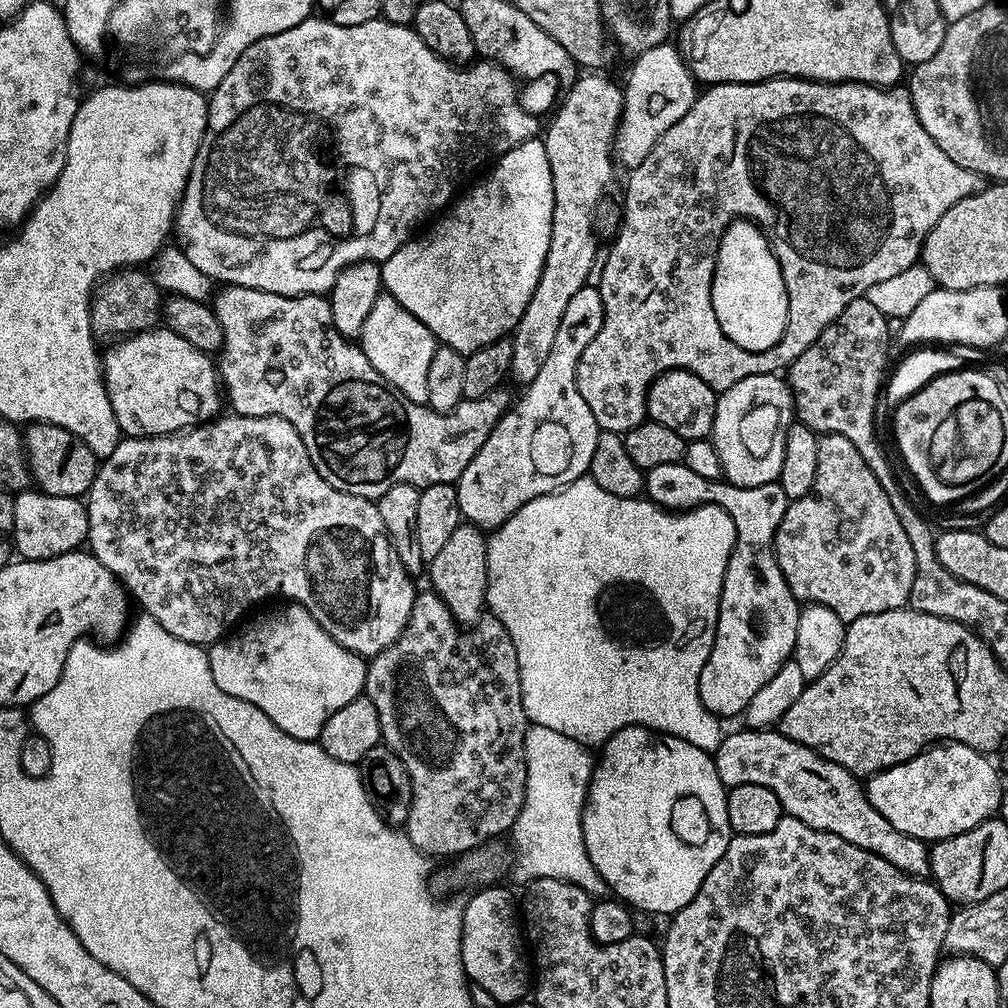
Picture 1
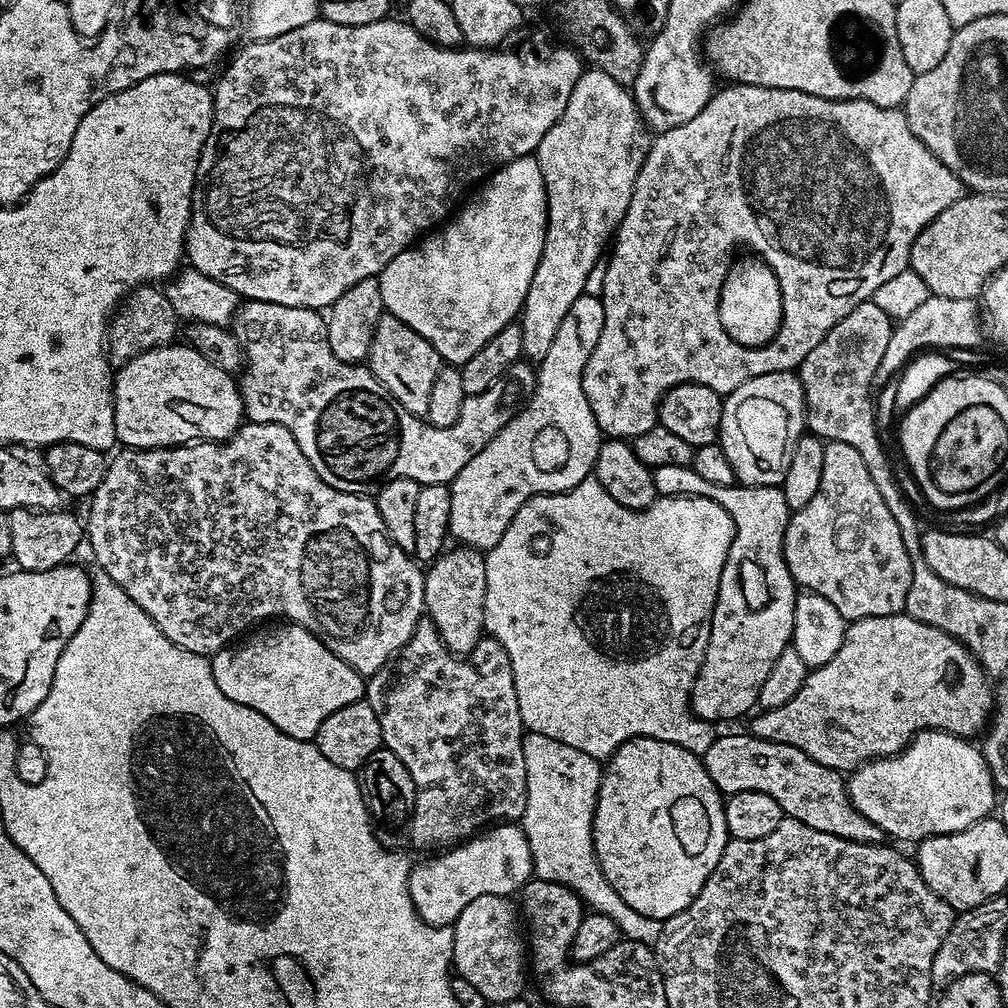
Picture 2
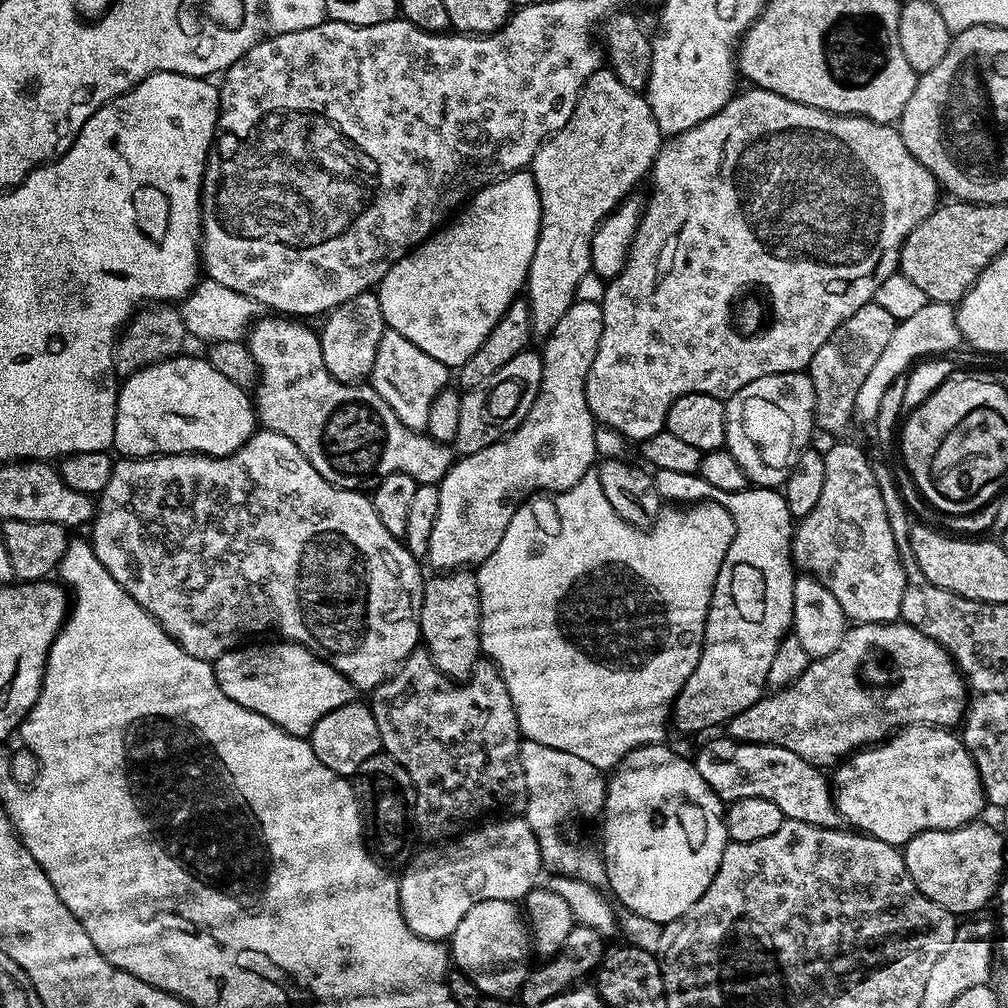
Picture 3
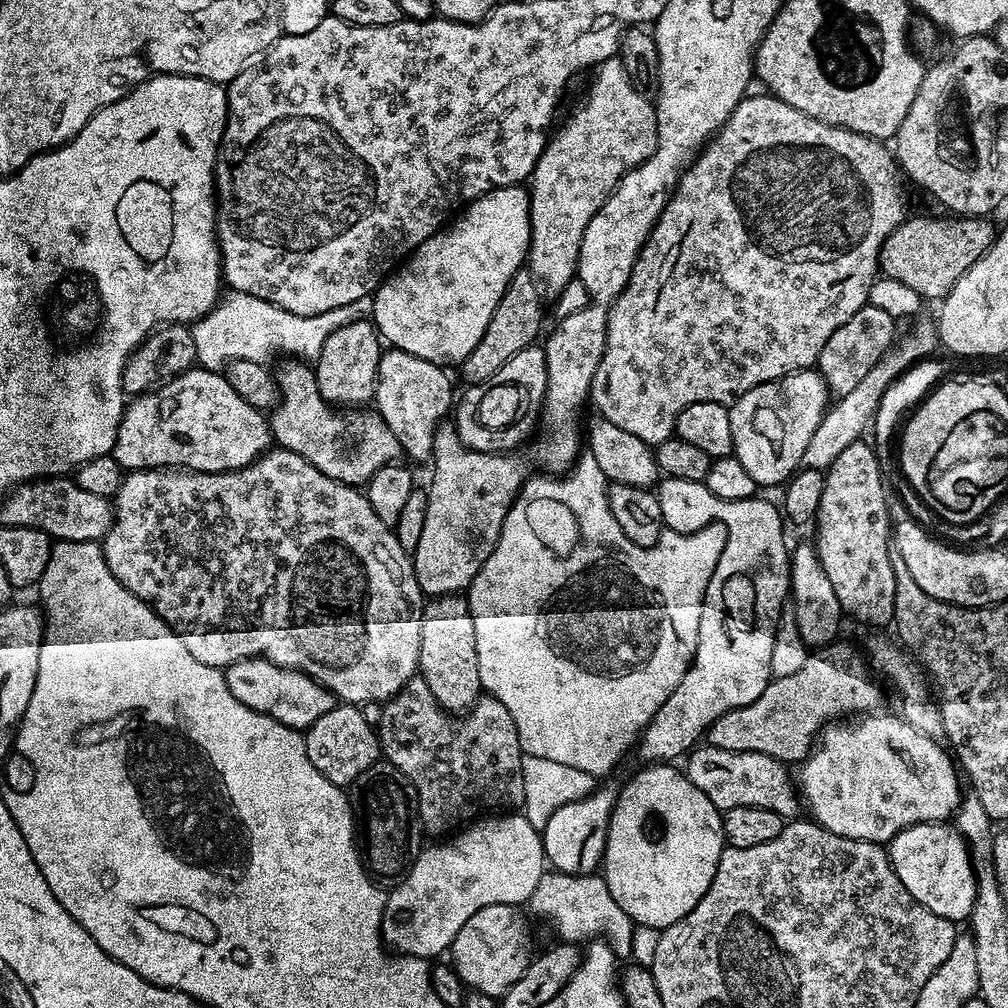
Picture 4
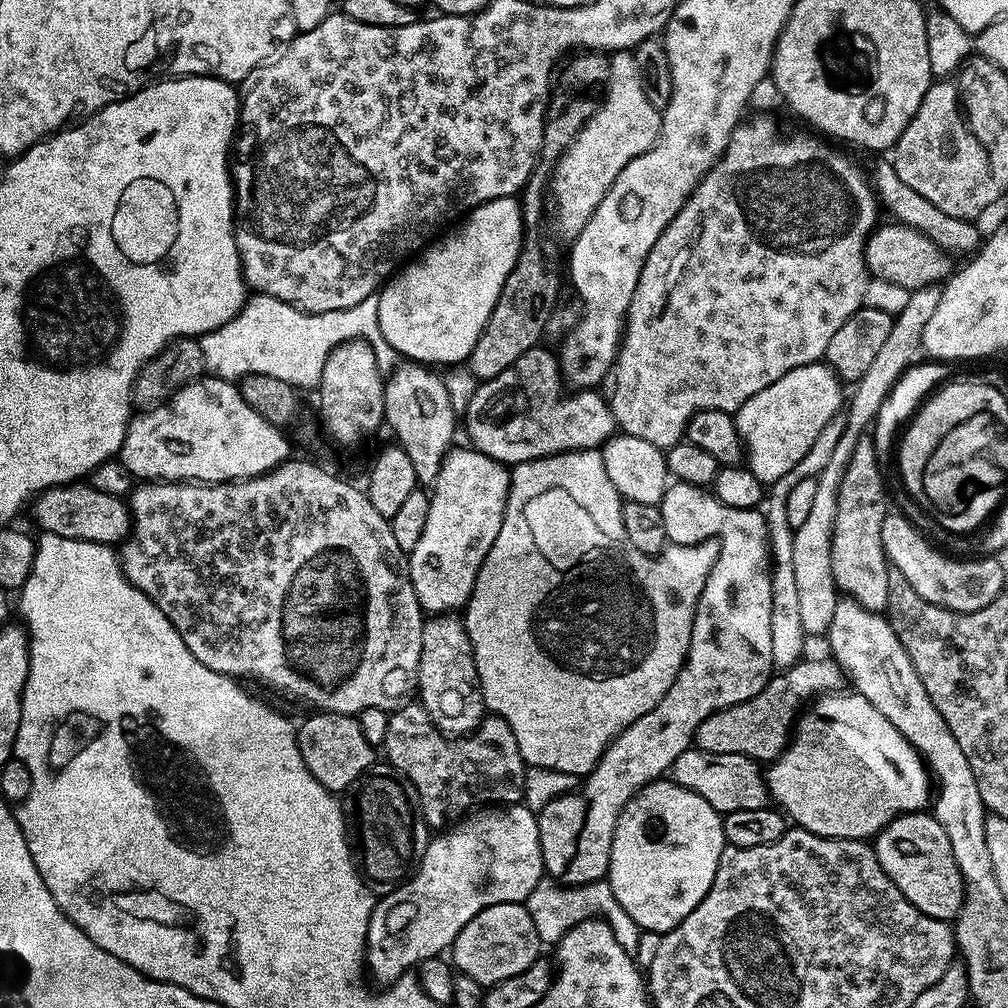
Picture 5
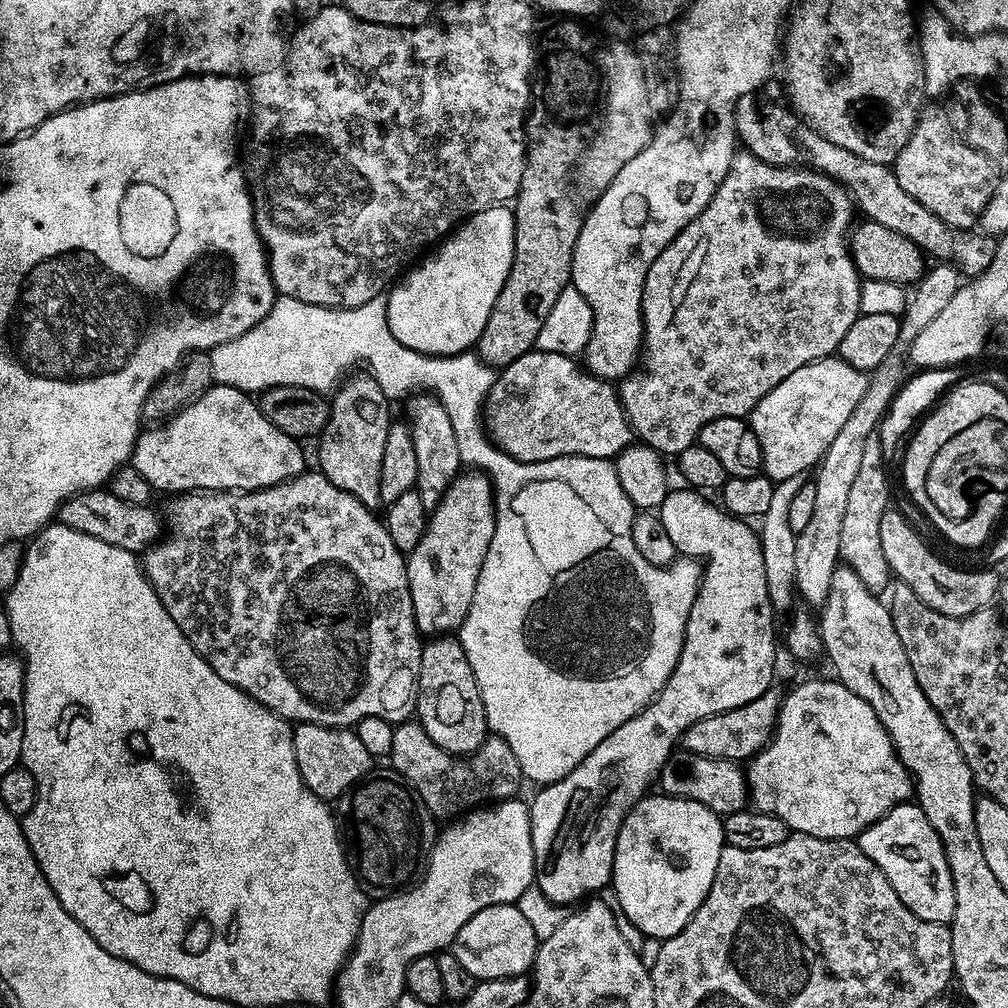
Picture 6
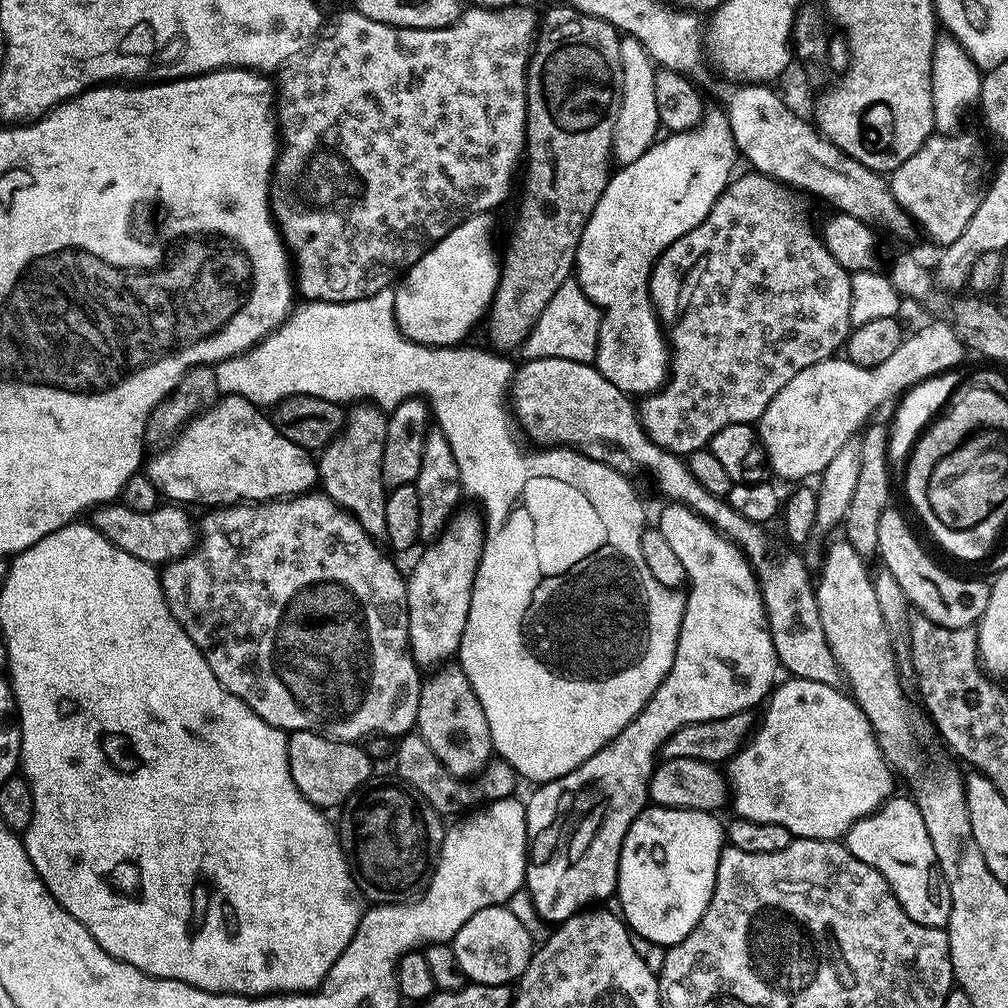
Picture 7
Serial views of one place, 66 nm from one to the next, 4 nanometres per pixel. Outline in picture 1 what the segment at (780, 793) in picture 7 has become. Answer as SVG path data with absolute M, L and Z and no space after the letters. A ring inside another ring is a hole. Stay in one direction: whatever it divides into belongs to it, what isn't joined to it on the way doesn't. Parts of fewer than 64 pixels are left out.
M948 742L943 746L929 746L906 763L890 766L867 777L866 791L874 810L878 810L882 818L894 826L894 830L902 830L902 834L910 834L910 838L925 842L954 838L978 826L983 820L993 819L1000 811L1000 805L1005 799L1004 788L1000 785L1000 776L995 766L988 760L991 759L987 755L975 752L965 744Z

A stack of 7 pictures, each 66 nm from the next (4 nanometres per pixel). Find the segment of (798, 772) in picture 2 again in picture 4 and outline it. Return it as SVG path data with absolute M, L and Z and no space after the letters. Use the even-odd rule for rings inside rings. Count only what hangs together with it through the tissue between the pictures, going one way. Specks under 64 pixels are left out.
M705 743L687 753L688 768L686 775L714 806L727 810L734 806L762 806L766 810L774 810L785 818L796 818L802 812L802 800L798 795L797 785L788 777L789 765L782 760L770 758L770 754L757 752L735 752L722 750Z

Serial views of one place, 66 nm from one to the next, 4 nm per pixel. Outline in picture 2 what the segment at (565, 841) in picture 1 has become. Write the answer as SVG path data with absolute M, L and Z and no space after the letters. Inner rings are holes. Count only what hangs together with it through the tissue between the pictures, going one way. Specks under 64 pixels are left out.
M537 732L525 735L524 757L528 793L522 827L532 851L535 875L555 878L579 896L591 911L611 917L625 939L655 947L664 929L663 921L627 906L607 881L606 874L602 874L596 857L592 823L600 789L601 761L590 758L590 754L582 754L582 750L574 750L574 746L566 746L566 742L546 738L546 734Z

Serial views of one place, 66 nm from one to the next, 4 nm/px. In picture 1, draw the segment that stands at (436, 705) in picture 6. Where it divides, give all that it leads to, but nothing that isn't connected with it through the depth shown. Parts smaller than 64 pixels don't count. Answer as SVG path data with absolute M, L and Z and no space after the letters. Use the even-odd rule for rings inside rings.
M460 523L433 560L427 561L426 577L431 591L437 592L457 624L471 626L480 619L488 598L488 542L474 524Z

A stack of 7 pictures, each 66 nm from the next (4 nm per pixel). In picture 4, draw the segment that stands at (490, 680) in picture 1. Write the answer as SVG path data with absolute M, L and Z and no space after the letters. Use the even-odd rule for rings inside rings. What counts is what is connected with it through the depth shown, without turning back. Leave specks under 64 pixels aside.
M413 678L409 680L408 684L397 696L392 697L381 708L384 709L380 712L380 724L378 720L380 751L383 759L387 763L393 764L398 770L402 770L402 774L406 774L406 778L410 778L410 782L416 787L418 810L420 811L420 827L427 835L429 832L432 838L440 838L443 837L440 836L443 832L455 833L461 826L467 825L485 814L500 814L505 810L523 809L526 786L522 782L522 749L518 738L518 730L514 726L514 718L510 718L510 710L506 710L506 706L502 706L502 702L498 702L498 698L487 694L481 695L480 699L467 712L453 718L441 708L439 702L434 698L434 694L430 694L430 686L426 686L423 678Z

